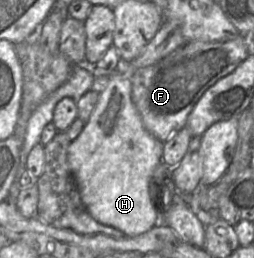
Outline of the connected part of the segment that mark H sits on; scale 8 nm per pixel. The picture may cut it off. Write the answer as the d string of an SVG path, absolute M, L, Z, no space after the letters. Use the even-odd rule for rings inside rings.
M115 72L106 78L100 86L99 98L94 110L92 111L88 121L85 123L81 133L68 146L67 161L71 170L72 176L79 191L81 201L87 212L99 223L111 226L120 230L125 236L137 236L147 232L152 227L161 222L161 214L156 211L149 195L149 182L152 172L156 166L162 162L163 142L149 133L142 122L139 112L137 111L132 101L132 83L130 80L130 73Z

